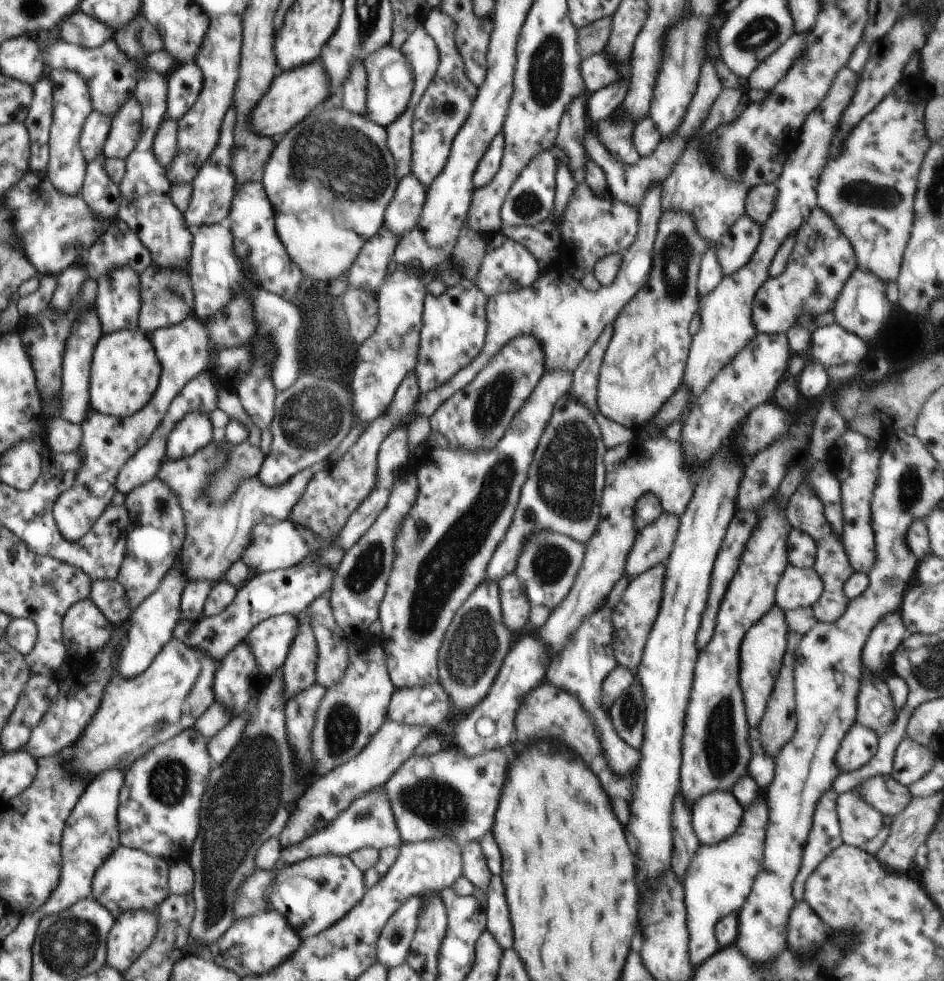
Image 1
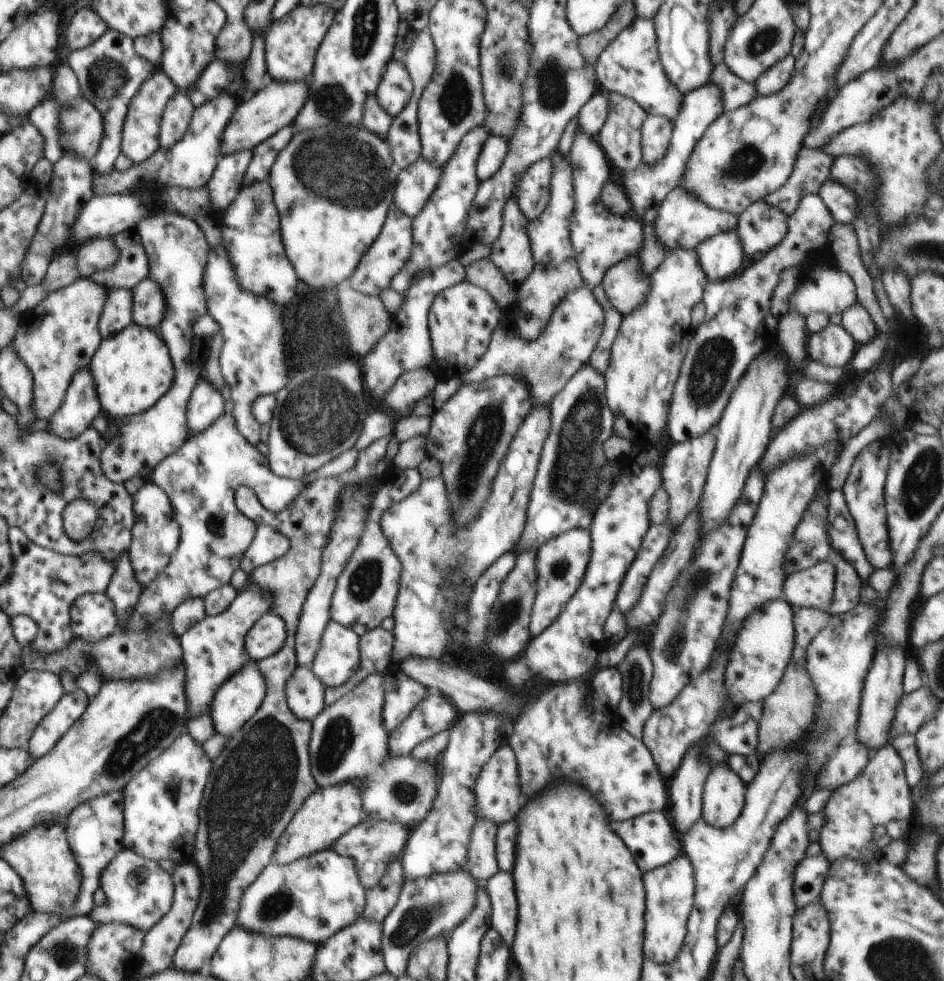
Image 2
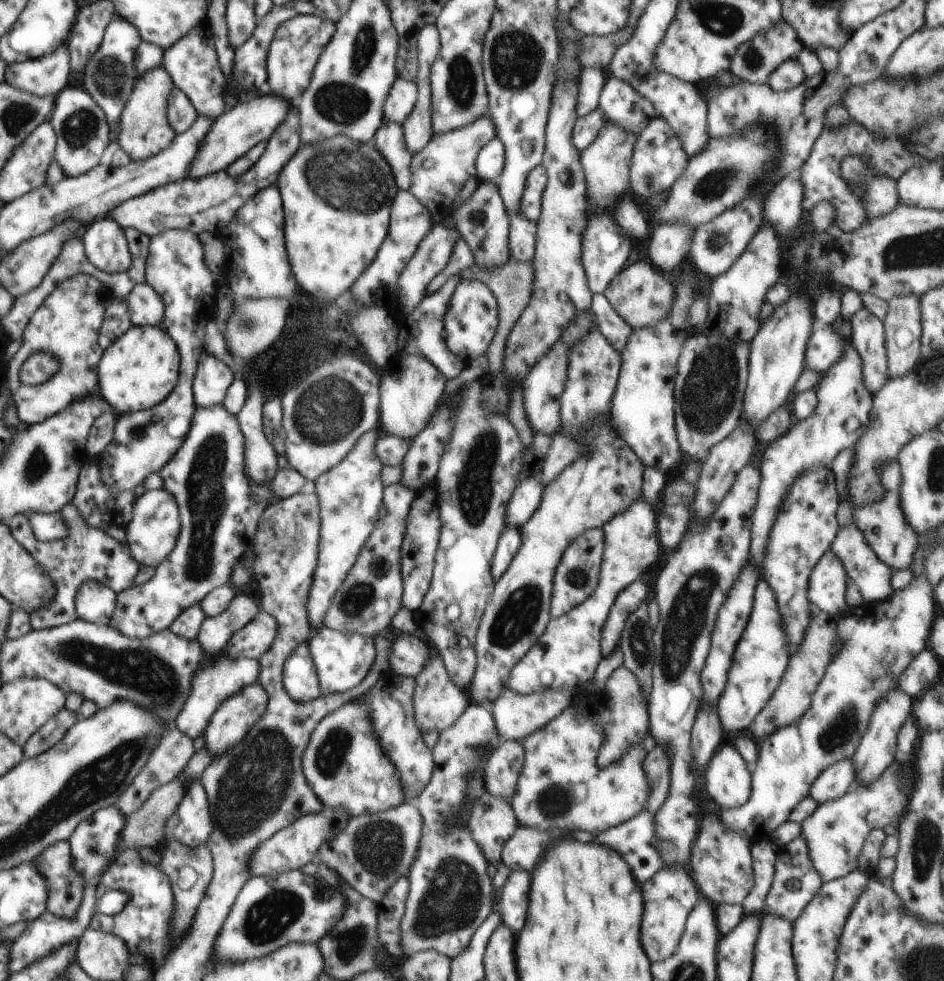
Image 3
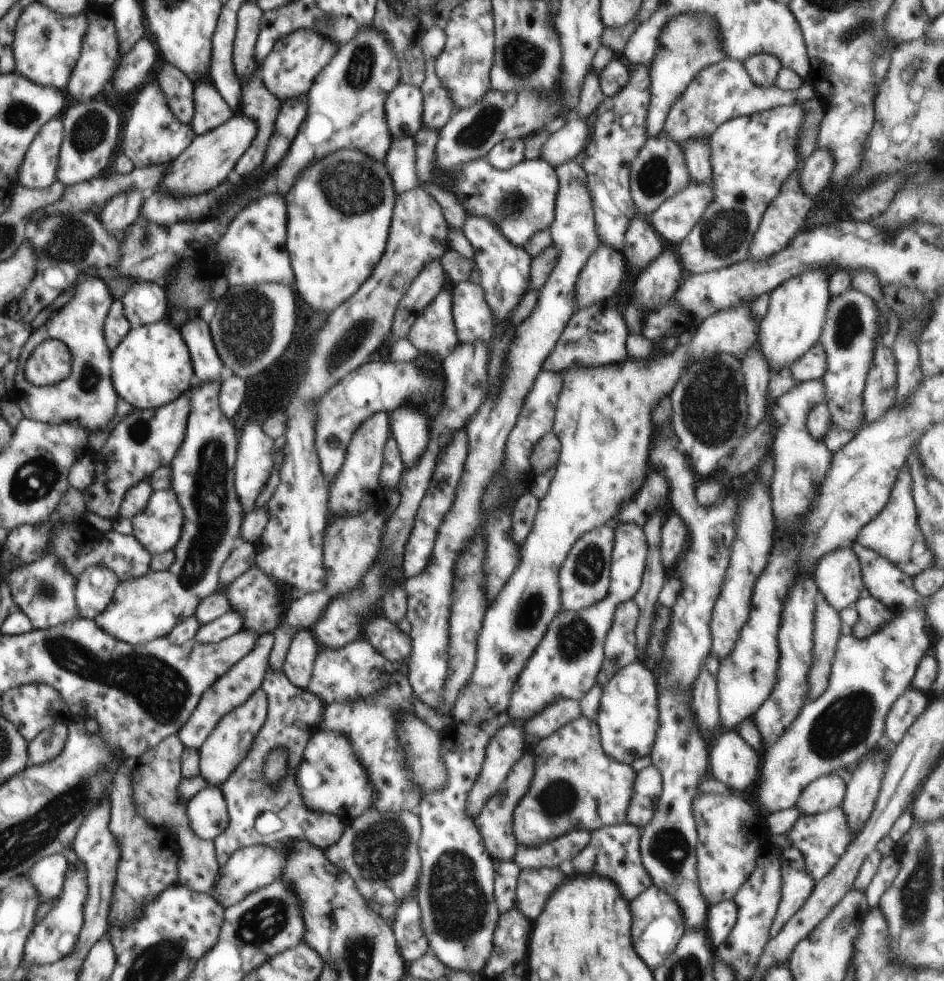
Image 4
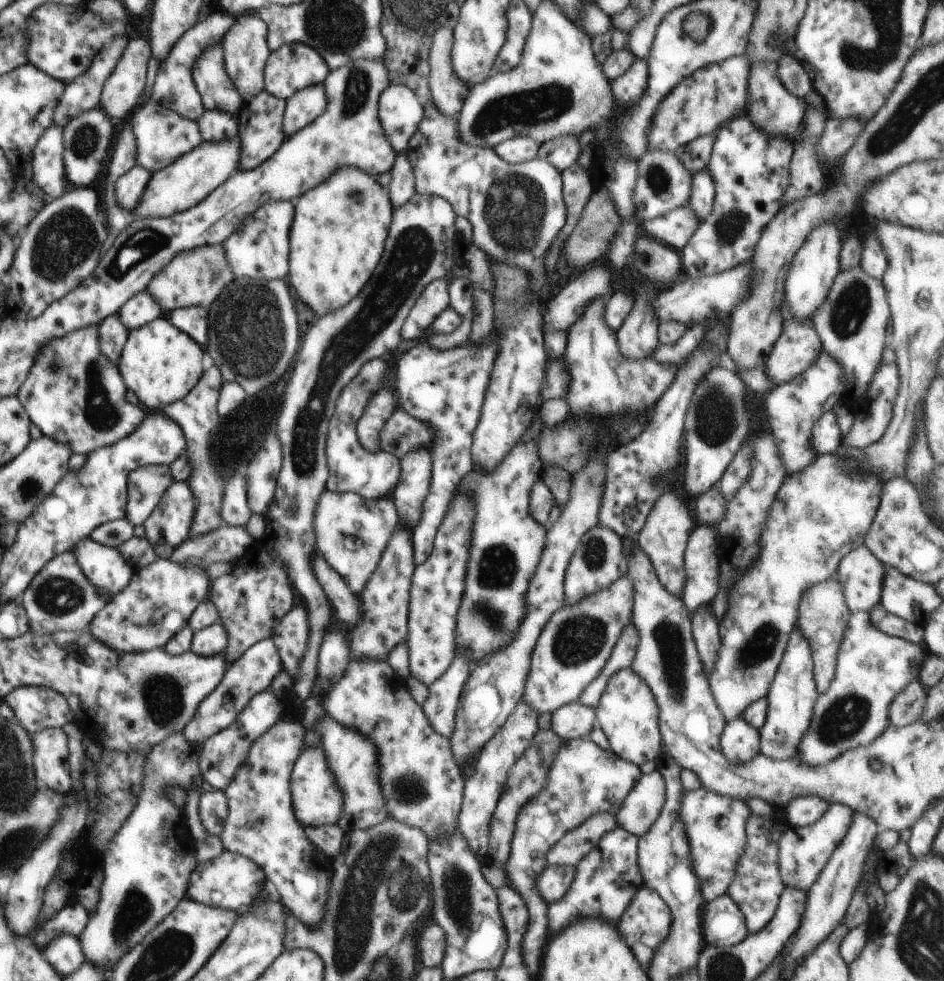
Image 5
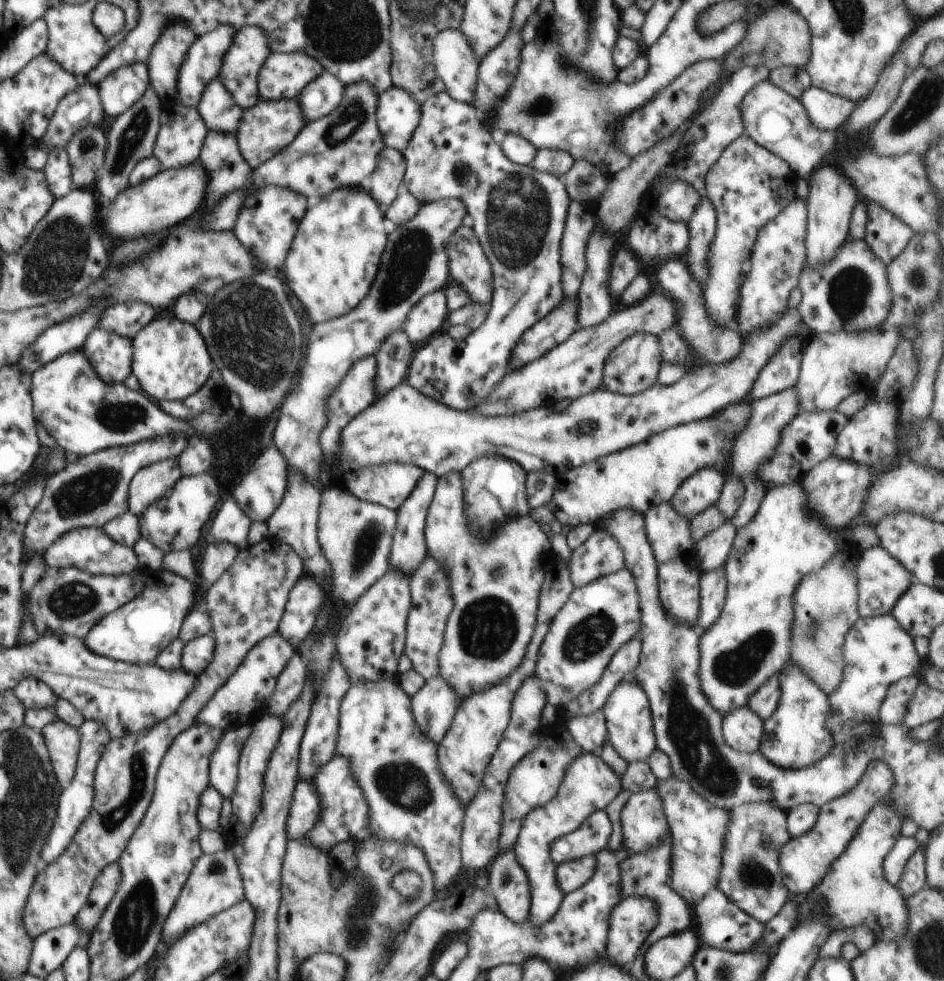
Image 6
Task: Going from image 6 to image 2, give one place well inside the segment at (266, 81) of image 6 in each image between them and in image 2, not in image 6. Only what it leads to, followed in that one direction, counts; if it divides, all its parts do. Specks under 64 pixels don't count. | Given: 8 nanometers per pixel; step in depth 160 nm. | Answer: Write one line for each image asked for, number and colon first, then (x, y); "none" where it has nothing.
2: (291, 43)
3: (297, 44)
4: (289, 70)
5: (293, 67)

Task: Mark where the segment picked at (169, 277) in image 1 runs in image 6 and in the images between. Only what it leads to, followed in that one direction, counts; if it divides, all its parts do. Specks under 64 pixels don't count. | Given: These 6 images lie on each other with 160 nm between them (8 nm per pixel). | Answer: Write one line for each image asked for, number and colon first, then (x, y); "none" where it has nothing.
2: (149, 305)
3: (146, 308)
4: (143, 303)
5: (141, 309)
6: (126, 319)

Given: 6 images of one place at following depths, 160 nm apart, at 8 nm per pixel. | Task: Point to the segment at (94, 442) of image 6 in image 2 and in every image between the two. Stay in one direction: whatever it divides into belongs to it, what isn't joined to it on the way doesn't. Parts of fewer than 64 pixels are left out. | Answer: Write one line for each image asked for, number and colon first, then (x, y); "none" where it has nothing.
2: (56, 340)
3: (67, 326)
4: (87, 397)
5: (74, 395)

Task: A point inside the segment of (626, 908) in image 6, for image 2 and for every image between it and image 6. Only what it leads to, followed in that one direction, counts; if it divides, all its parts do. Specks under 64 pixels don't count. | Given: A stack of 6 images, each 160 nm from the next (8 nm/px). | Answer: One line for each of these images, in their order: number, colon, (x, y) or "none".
2: (670, 891)
3: (670, 895)
4: (657, 923)
5: (647, 921)

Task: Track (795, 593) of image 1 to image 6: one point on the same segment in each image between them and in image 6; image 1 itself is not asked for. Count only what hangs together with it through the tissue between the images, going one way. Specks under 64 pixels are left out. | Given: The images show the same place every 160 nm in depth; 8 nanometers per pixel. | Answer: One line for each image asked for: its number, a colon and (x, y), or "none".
2: (813, 587)
3: (827, 582)
4: (839, 576)
5: (861, 574)
6: (882, 579)

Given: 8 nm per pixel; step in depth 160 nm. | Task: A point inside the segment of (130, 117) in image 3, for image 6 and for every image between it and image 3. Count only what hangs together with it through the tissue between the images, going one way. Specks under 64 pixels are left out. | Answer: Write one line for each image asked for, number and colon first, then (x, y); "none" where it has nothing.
4: (152, 135)
5: (162, 135)
6: (180, 139)

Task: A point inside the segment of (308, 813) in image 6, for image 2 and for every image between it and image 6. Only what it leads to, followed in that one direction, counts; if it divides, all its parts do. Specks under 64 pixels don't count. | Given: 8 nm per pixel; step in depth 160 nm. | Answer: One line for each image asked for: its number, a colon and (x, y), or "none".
2: (348, 743)
3: (344, 764)
4: (331, 779)
5: (316, 800)

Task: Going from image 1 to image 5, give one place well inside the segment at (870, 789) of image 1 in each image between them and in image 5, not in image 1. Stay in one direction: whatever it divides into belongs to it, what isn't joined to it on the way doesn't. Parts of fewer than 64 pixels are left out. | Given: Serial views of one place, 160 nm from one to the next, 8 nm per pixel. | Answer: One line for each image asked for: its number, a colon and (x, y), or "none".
2: (881, 793)
3: (835, 832)
4: (822, 838)
5: (803, 852)

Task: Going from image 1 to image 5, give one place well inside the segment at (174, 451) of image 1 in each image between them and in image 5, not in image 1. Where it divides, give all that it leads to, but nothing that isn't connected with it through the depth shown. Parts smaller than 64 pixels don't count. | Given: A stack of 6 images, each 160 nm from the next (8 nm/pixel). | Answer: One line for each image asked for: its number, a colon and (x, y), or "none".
2: (206, 404)
3: (213, 378)
4: (207, 365)
5: (193, 320)

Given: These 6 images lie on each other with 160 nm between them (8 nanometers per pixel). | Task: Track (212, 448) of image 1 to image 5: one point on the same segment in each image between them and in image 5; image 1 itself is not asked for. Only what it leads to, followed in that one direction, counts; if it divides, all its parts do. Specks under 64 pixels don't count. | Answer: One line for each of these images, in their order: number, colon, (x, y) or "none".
2: (200, 478)
3: (220, 507)
4: (142, 609)
5: (157, 603)

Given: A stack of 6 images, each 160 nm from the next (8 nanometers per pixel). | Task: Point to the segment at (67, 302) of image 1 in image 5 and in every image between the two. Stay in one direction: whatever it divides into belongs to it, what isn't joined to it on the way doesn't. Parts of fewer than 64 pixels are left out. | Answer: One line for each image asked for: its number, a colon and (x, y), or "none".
2: (97, 254)
3: (105, 245)
4: (124, 208)
5: (129, 187)

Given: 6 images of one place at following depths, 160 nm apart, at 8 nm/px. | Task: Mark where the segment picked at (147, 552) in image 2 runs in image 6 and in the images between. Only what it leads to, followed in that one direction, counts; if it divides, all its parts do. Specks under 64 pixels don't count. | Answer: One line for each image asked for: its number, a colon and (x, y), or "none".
3: (152, 534)
4: (158, 527)
5: (169, 525)
6: (175, 522)

